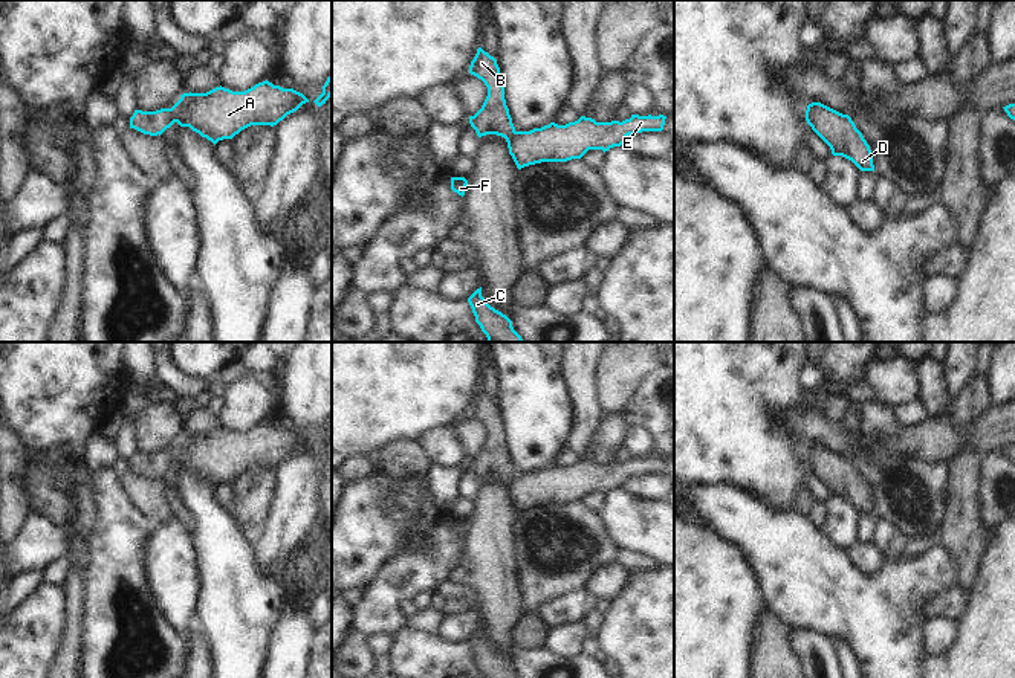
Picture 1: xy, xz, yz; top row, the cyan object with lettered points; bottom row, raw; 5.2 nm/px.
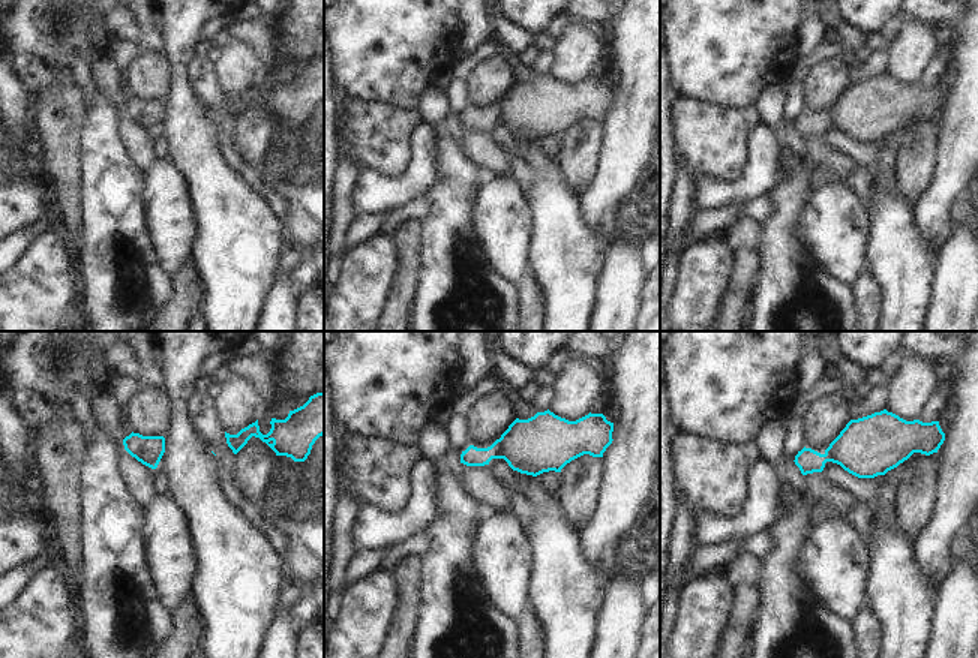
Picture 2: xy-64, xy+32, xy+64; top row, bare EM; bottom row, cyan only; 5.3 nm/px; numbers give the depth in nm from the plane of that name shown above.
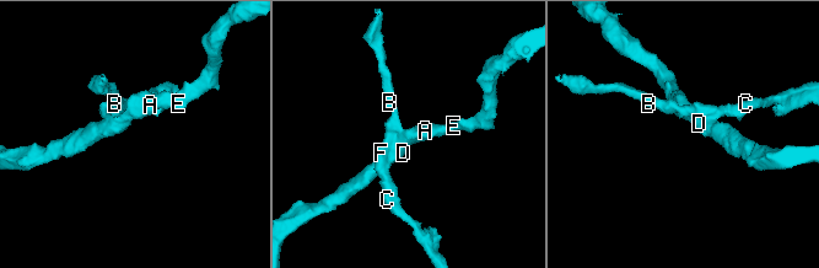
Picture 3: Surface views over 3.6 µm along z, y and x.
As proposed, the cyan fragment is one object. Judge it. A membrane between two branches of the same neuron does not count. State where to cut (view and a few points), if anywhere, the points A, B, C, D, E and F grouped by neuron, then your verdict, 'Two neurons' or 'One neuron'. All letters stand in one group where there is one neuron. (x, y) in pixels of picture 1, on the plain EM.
Split along xy (170, 451), (173, 464). Groups: A D E / B C F. Two neurons.

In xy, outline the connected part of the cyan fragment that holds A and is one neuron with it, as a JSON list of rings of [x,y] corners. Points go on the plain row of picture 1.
[[[268,421],[245,434],[216,429],[206,435],[183,435],[171,449],[173,466],[190,469],[214,487],[232,481],[251,467],[277,467],[309,441]]]

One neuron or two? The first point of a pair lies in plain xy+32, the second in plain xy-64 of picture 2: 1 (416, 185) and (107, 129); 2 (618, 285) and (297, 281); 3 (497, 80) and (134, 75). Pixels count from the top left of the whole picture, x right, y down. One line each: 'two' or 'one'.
1: two
2: two
3: one

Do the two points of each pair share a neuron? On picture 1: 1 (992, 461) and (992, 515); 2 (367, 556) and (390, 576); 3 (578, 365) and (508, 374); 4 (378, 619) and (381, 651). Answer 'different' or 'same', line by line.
1: same
2: different
3: different
4: different

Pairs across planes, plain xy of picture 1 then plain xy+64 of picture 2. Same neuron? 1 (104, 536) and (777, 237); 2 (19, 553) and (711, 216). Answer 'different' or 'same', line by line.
1: same
2: different

